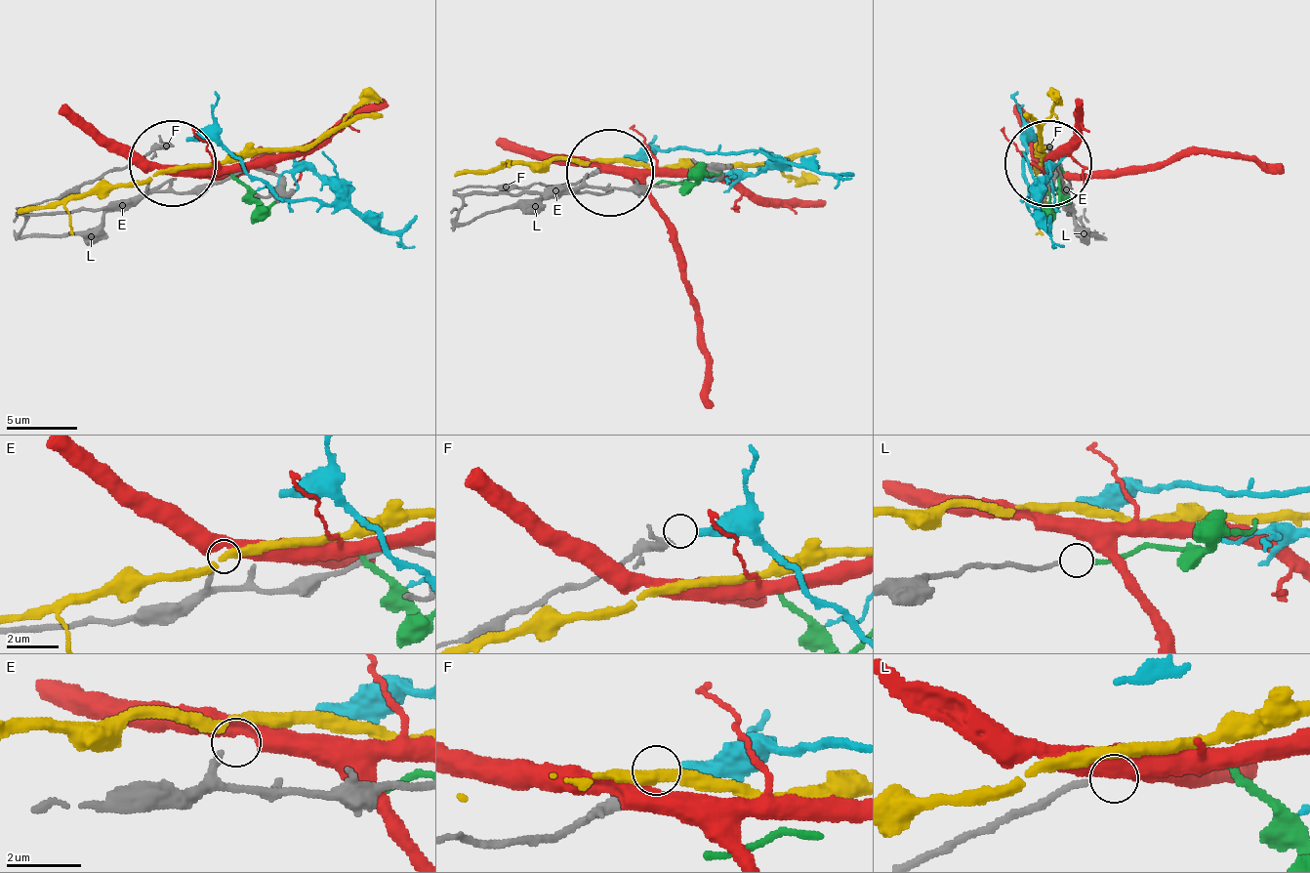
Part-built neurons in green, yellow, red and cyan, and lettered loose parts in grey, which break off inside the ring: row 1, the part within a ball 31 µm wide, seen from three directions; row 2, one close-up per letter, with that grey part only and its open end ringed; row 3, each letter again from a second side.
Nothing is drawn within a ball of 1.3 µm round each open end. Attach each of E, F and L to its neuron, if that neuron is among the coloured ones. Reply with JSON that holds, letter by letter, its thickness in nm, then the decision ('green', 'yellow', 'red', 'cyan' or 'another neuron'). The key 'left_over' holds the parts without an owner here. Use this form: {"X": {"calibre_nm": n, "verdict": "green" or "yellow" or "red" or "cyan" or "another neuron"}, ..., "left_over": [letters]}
{"E": {"calibre_nm": 170, "verdict": "another neuron"}, "F": {"calibre_nm": 240, "verdict": "cyan"}, "L": {"calibre_nm": 150, "verdict": "green"}, "left_over": ["E"]}

